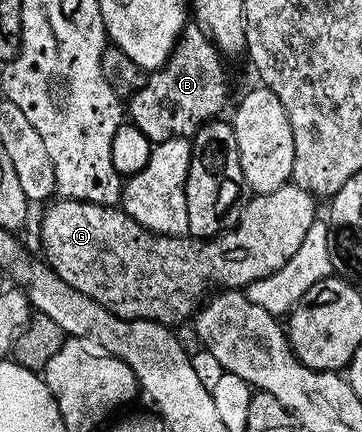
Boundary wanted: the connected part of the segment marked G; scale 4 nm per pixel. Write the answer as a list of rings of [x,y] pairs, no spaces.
[[[289,184],[249,199],[248,203],[243,203],[244,211],[243,206],[239,211],[241,214],[236,226],[229,225],[215,238],[202,239],[191,236],[171,238],[169,234],[153,232],[139,226],[124,209],[116,206],[60,198],[45,212],[40,222],[40,246],[44,249],[42,258],[59,278],[70,284],[70,288],[78,288],[82,296],[90,296],[90,300],[102,304],[102,308],[119,318],[159,322],[161,326],[176,328],[187,323],[200,310],[201,299],[212,290],[211,286],[247,288],[278,272],[278,268],[282,268],[282,264],[286,264],[286,260],[302,248],[306,232],[310,232],[318,220],[317,199],[301,186]]]

